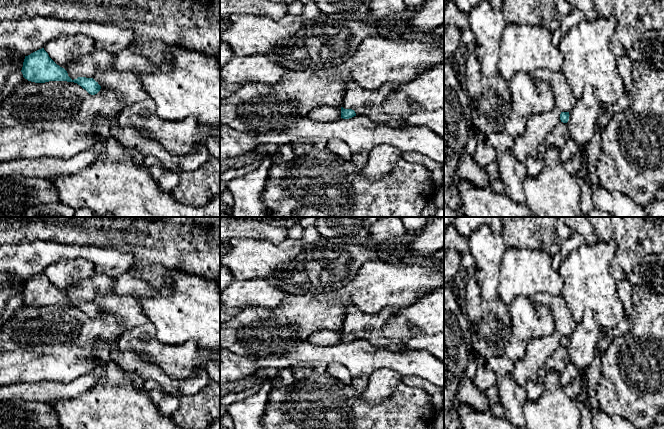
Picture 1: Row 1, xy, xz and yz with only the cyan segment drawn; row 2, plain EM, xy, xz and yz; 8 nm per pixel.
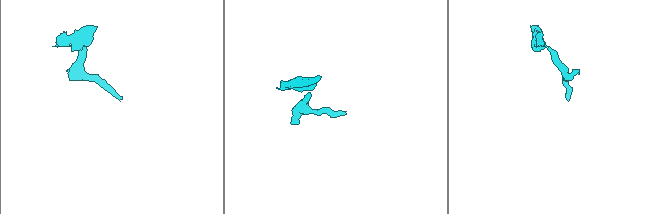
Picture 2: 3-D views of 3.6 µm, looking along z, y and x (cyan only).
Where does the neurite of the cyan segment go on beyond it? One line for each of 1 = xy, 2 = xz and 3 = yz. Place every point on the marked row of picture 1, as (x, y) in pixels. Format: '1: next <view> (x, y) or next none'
1: next none
2: next none
3: next none

